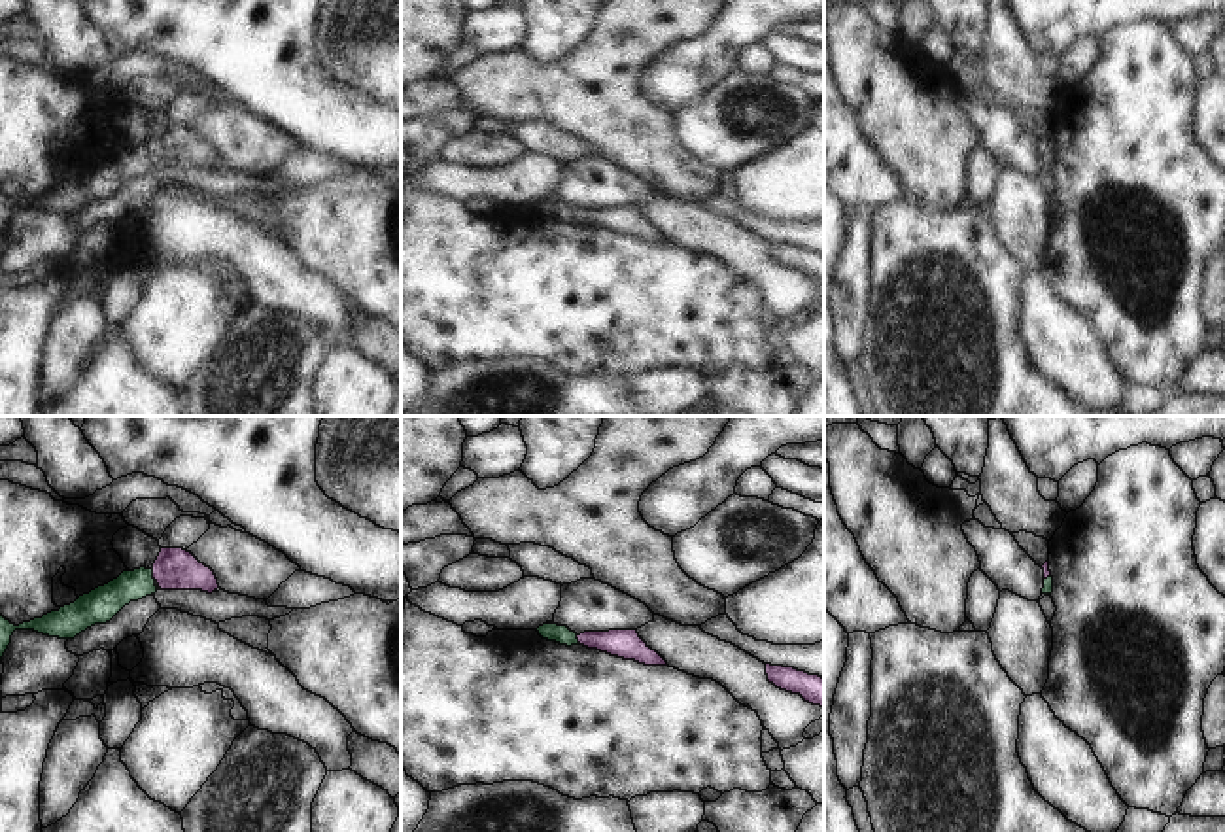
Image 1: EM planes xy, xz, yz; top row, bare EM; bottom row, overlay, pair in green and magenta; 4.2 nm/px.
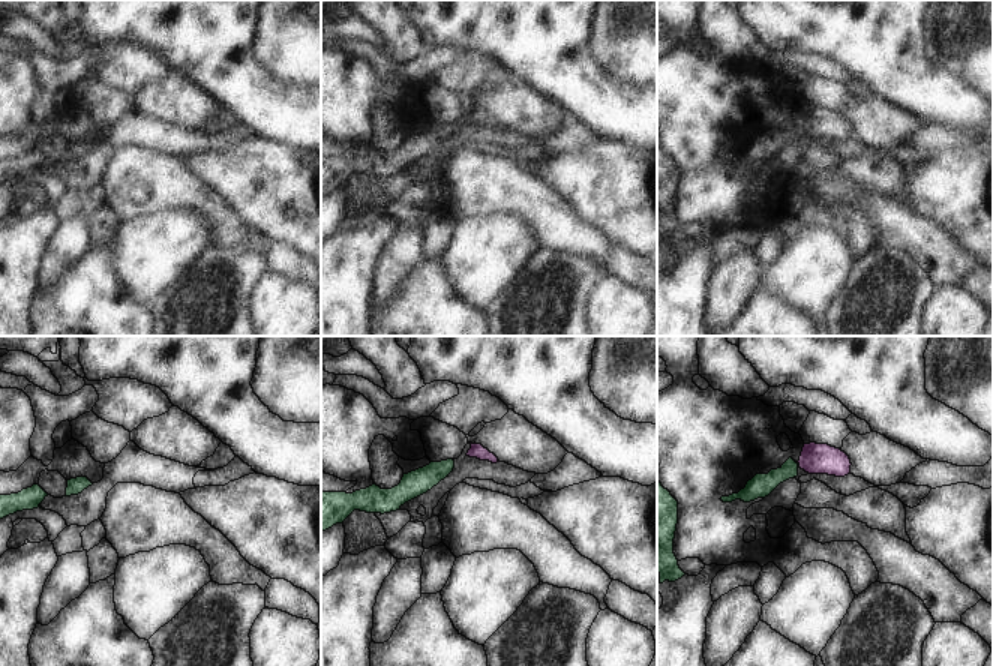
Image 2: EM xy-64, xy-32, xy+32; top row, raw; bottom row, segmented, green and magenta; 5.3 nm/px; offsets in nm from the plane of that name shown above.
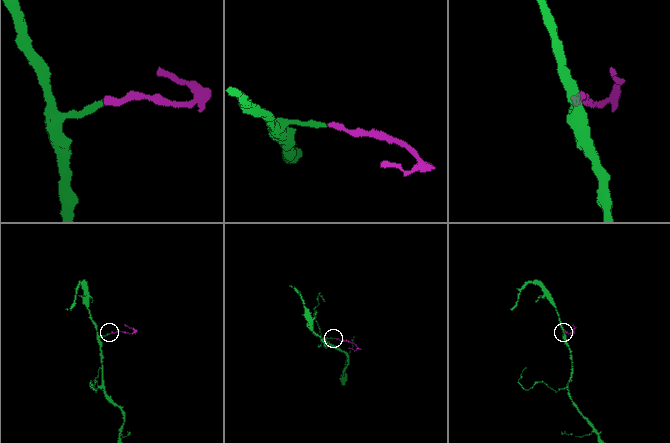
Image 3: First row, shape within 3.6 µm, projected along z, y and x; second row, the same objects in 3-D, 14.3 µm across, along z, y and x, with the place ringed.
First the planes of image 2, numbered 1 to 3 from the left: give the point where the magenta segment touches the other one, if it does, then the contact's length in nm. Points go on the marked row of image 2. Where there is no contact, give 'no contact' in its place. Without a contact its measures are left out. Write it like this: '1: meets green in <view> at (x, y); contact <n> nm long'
1: no contact
2: no contact
3: no contact

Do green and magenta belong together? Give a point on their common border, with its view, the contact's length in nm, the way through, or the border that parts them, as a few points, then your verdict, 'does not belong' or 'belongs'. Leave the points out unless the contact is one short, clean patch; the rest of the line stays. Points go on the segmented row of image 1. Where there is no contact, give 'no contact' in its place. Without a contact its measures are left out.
xy (152, 575) | 50 nm | across xy (103, 604), (152, 575), (174, 568) | belongs

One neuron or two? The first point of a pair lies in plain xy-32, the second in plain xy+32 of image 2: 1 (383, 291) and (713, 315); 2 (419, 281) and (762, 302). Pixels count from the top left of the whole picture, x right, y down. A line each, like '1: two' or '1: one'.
1: one
2: one

